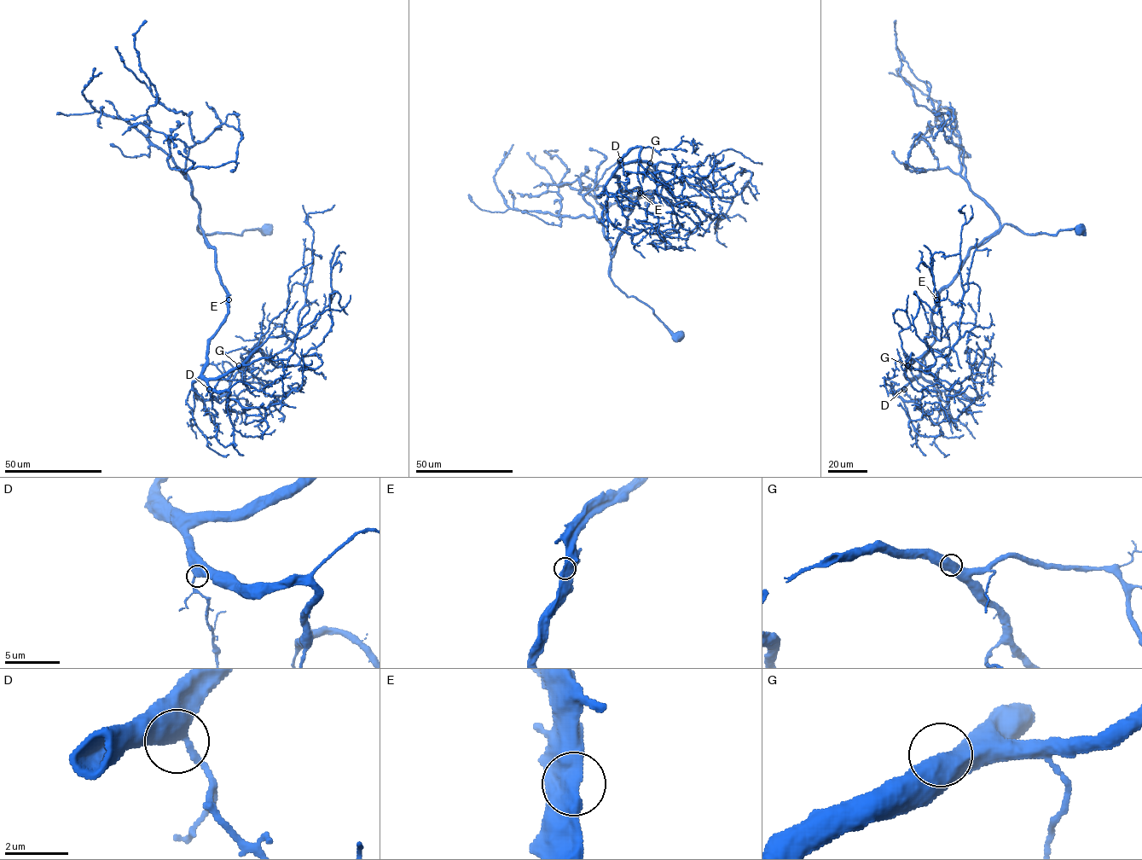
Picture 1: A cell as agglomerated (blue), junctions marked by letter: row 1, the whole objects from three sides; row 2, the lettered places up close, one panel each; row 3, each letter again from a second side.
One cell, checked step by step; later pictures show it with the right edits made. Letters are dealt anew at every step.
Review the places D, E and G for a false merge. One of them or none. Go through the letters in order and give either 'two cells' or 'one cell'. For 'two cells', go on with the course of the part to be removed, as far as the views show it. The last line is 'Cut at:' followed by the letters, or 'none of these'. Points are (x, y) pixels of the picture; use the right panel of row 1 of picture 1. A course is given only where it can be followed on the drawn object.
D: one cell
E: one cell
G: one cell
Cut at: none of these

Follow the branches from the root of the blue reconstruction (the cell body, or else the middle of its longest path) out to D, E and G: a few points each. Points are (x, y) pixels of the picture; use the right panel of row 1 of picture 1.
D: (1080, 229), (1026, 234), (1005, 223), (973, 246), (939, 293), (932, 316), (934, 342), (920, 373), (904, 389)
E: (1080, 229), (1060, 229), (1054, 235), (1026, 234), (1005, 223), (970, 249), (958, 275), (936, 299)
G: (1080, 229), (1026, 234), (1005, 223), (973, 246), (939, 293), (934, 342), (920, 373), (907, 378), (907, 365)

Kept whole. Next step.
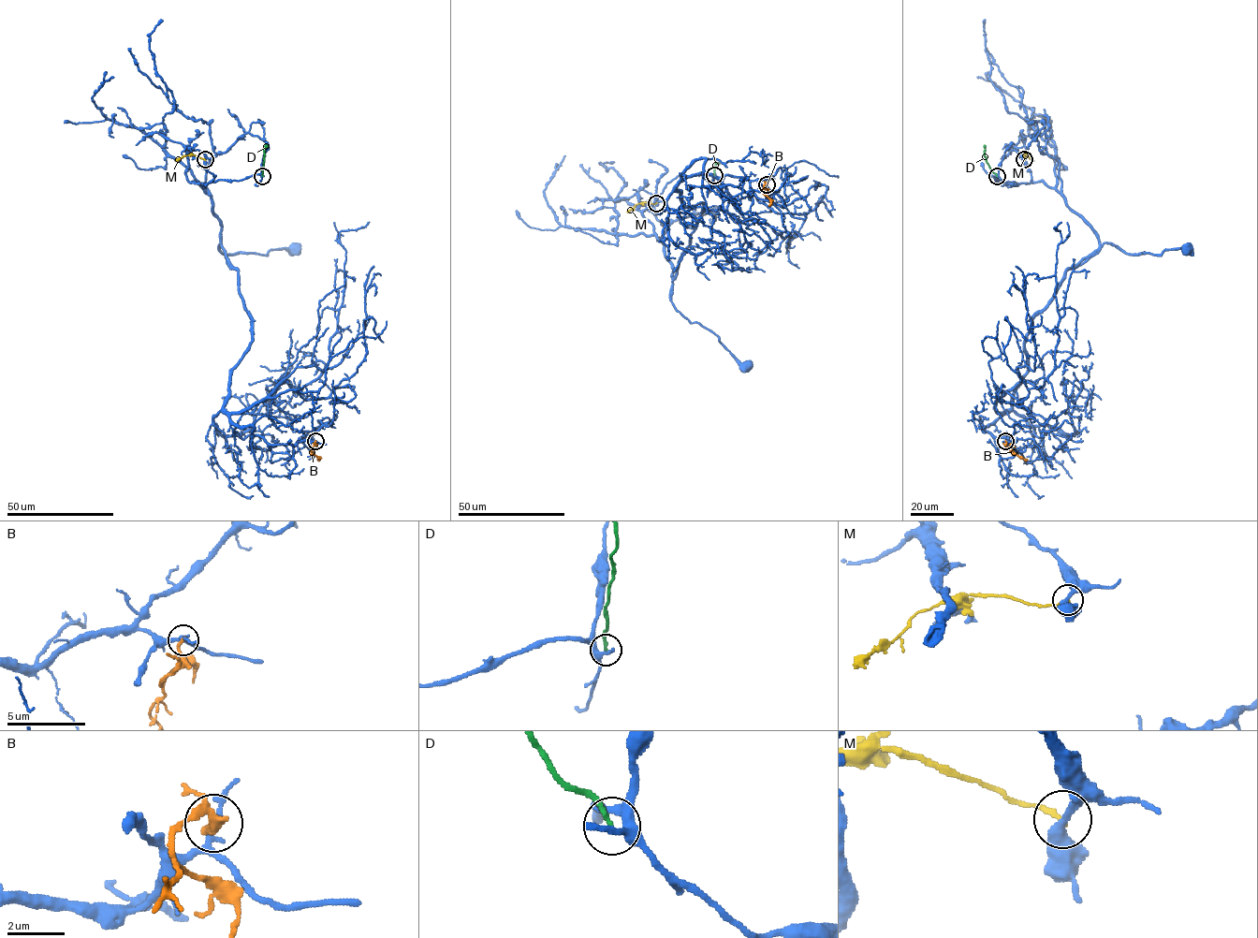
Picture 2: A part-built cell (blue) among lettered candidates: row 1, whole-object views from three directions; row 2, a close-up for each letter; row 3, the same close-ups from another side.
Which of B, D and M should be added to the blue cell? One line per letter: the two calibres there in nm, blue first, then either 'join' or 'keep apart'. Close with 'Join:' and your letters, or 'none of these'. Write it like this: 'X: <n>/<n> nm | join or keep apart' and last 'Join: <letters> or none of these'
B: 140/200 nm | keep apart
D: 300/170 nm | keep apart
M: 380/170 nm | keep apart
Join: none of these

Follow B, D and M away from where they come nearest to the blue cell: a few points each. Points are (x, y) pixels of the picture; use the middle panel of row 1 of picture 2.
B: (767, 184), (762, 191), (769, 199), (768, 205)
D: (714, 175), (716, 163), (719, 163)
M: (656, 202), (640, 202), (627, 212)

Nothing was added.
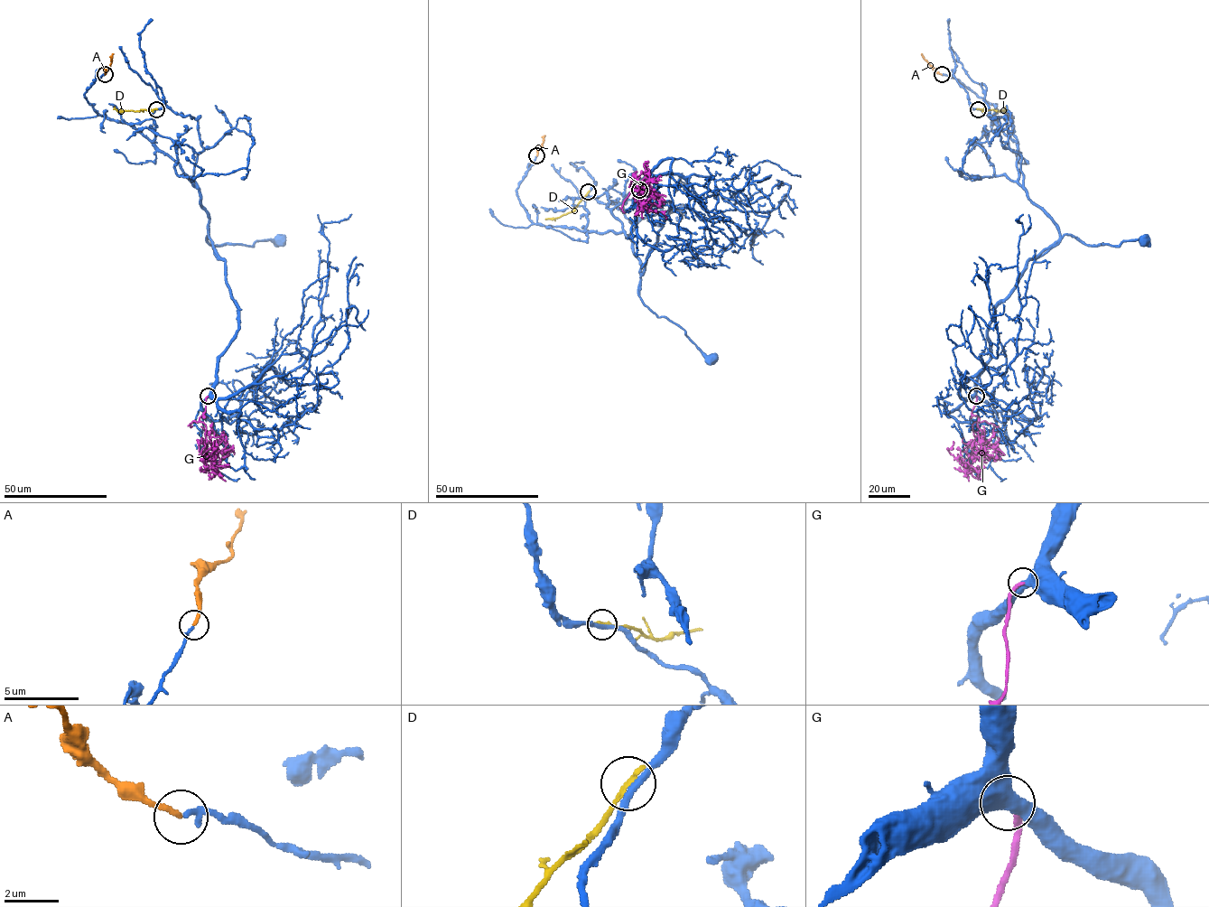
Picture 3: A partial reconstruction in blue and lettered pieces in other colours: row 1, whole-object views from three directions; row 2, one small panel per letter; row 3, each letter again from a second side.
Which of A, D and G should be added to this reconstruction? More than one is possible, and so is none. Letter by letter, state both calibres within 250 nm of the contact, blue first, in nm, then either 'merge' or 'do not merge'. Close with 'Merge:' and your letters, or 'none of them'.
A: 240/200 nm | merge
D: 240/240 nm | do not merge
G: 500/200 nm | do not merge
Merge: A

